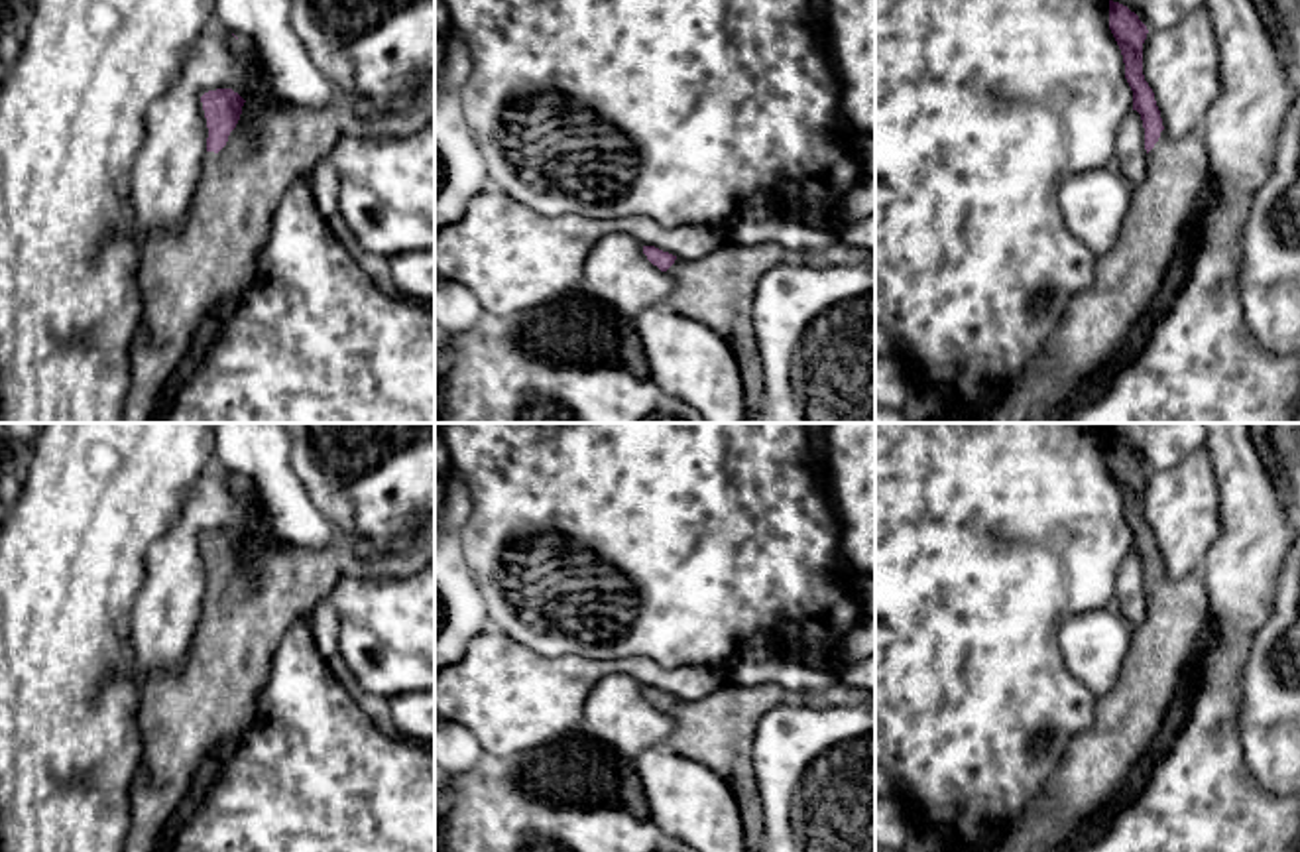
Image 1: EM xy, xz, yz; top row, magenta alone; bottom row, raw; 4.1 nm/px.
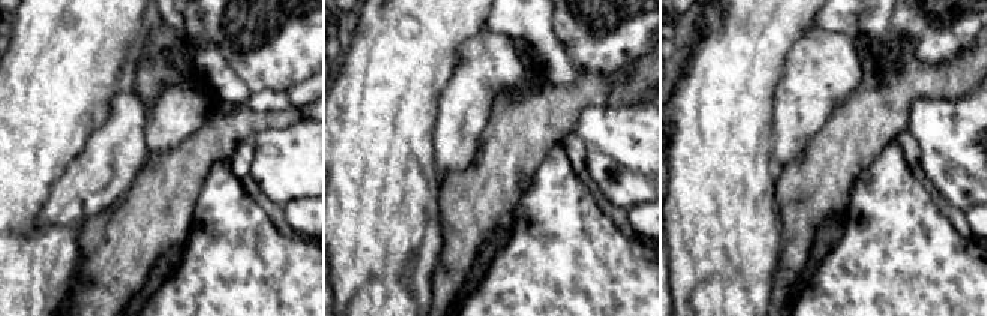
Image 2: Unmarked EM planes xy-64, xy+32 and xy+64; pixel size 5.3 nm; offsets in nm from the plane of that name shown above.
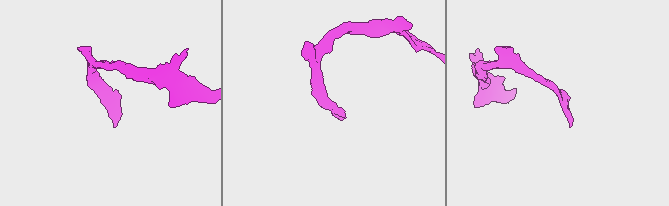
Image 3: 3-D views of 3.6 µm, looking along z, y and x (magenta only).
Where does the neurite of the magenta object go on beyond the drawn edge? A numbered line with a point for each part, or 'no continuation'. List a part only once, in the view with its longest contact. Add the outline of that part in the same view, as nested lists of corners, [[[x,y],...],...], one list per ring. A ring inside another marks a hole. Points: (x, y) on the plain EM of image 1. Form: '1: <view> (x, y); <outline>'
1: xy (211, 693); [[[435,517],[421,521],[405,537],[411,539],[405,551],[384,545],[384,551],[370,559],[356,557],[354,547],[360,539],[340,533],[319,551],[279,543],[264,529],[258,539],[244,543],[240,557],[260,557],[256,582],[248,580],[238,563],[218,594],[207,592],[199,628],[183,659],[169,673],[151,675],[140,689],[138,730],[144,758],[130,783],[130,830],[124,852],[161,852],[163,830],[205,758],[220,740],[240,742],[248,732],[283,636],[293,624],[309,622],[313,608],[332,594],[340,577],[407,577],[435,561]]]

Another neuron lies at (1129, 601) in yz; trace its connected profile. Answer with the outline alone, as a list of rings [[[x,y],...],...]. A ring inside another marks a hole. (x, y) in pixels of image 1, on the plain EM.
[[[1129,551],[1117,569],[1113,610],[1121,614],[1131,628],[1137,628],[1145,620],[1145,569],[1141,555]]]

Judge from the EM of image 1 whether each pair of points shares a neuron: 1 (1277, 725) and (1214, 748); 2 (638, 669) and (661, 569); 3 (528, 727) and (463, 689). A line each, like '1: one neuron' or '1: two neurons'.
1: two neurons
2: two neurons
3: one neuron

